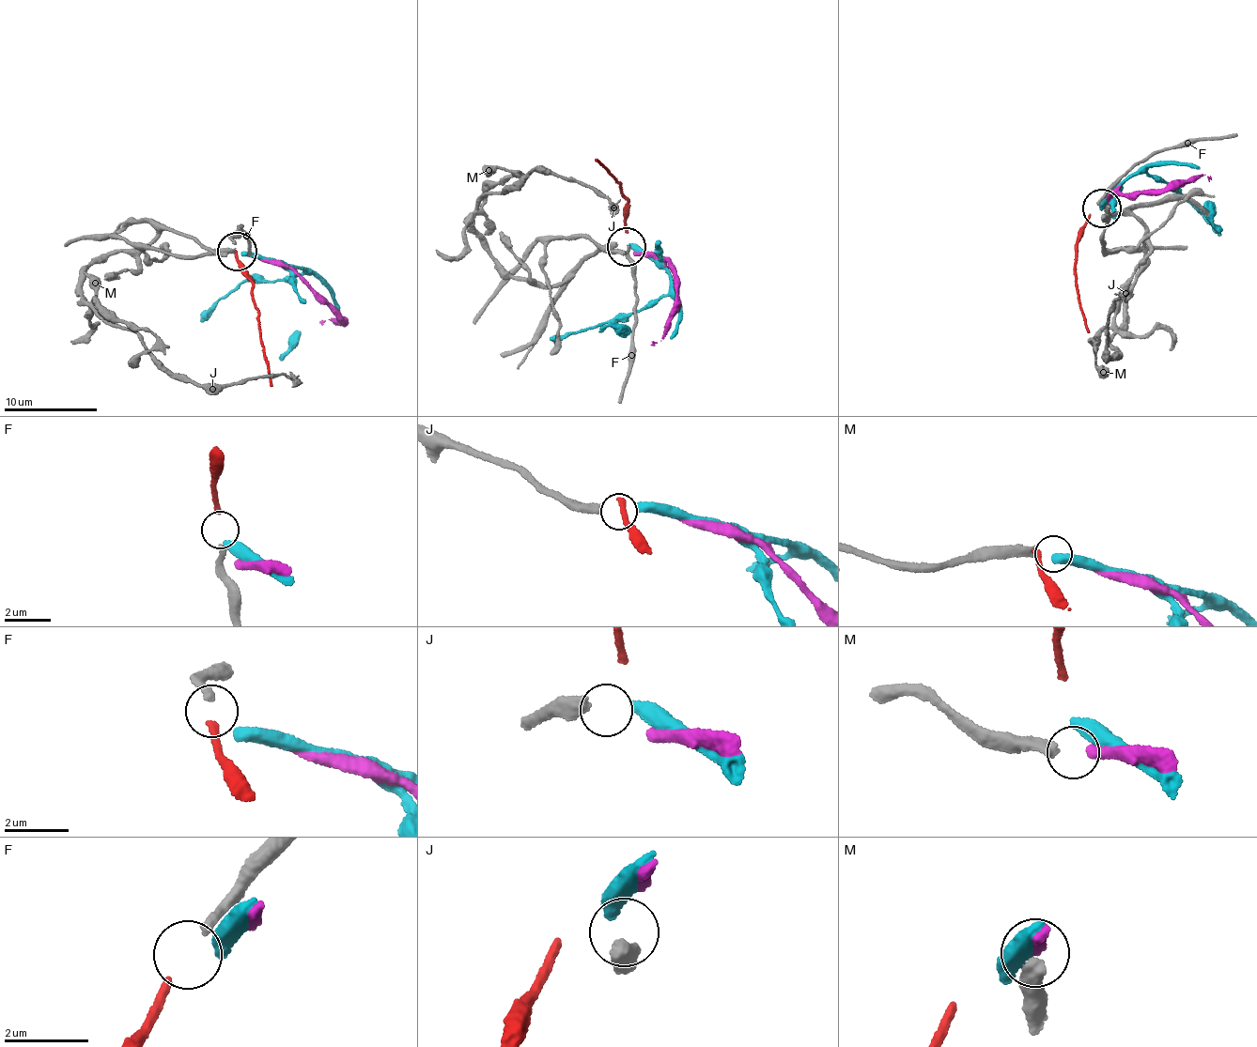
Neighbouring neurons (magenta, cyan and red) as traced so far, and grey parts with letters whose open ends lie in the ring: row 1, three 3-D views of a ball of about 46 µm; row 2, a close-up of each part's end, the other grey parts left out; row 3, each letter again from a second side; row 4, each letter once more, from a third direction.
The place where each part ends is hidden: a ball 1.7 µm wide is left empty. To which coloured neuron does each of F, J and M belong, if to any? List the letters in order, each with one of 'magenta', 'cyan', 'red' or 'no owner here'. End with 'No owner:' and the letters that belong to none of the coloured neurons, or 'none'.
F: red
J: cyan
M: magenta
No owner: none

